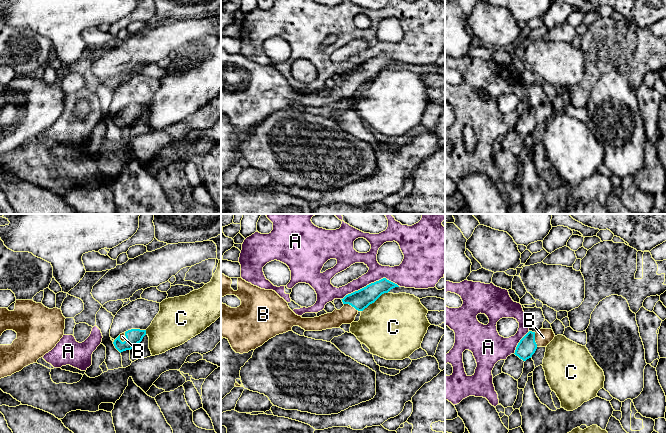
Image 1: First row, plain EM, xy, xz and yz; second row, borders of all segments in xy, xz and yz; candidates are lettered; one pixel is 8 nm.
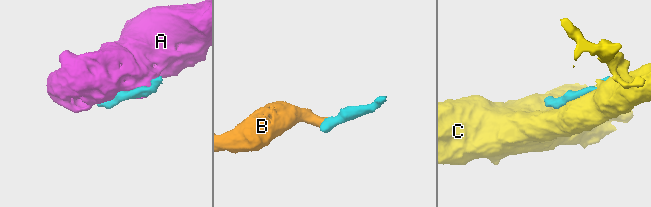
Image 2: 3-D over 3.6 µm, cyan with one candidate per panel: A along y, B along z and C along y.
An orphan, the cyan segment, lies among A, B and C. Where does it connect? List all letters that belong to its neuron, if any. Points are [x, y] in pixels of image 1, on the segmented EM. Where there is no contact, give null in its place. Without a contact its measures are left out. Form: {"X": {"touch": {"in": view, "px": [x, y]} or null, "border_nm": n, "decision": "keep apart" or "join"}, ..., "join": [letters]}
{"A": {"touch": {"in": "xz", "px": [369, 284]}, "border_nm": 480, "decision": "keep apart"}, "B": {"touch": {"in": "xz", "px": [351, 305]}, "border_nm": 130, "decision": "join"}, "C": {"touch": {"in": "xz", "px": [375, 300]}, "border_nm": 280, "decision": "keep apart"}, "join": ["B"]}

